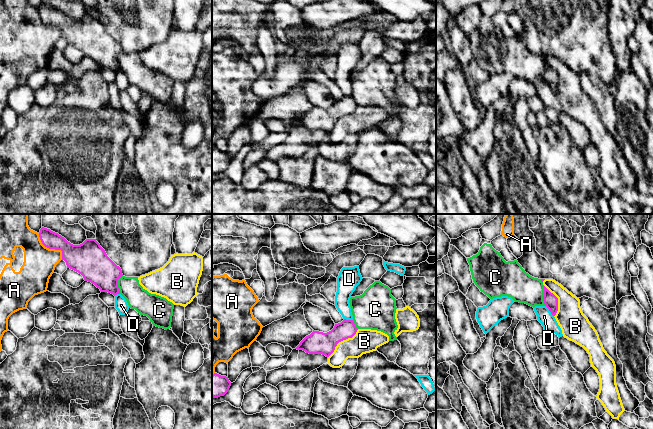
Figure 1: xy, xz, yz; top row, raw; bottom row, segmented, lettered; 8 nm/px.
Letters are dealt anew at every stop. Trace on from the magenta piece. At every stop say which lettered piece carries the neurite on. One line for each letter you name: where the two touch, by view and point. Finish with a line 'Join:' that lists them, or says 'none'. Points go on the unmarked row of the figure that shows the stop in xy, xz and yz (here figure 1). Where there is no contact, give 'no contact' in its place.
Join: none

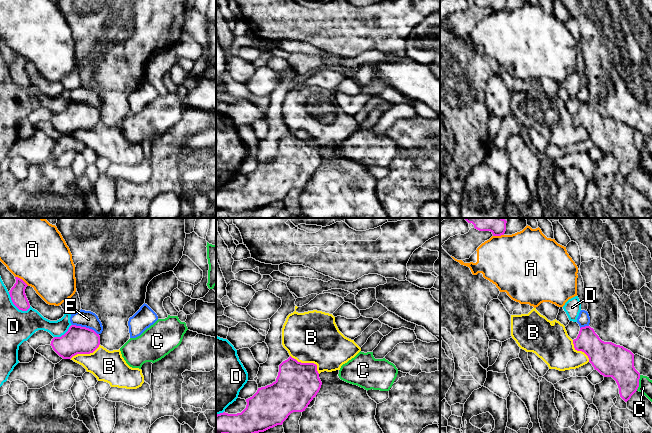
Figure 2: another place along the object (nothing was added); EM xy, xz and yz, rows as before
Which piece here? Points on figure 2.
Join: none

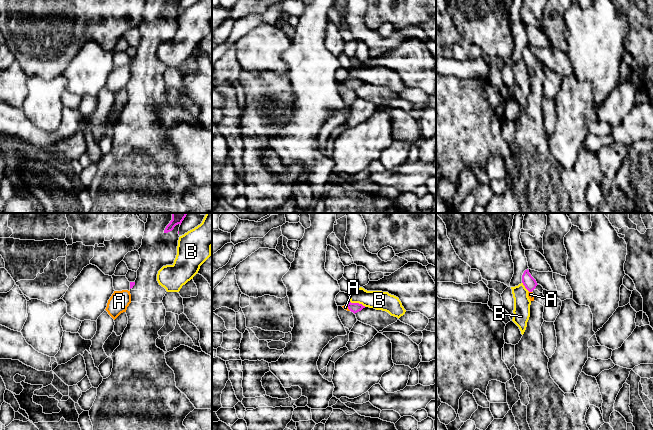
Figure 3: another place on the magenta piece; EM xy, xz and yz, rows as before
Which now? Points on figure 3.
A: meets magenta in xz at (348, 84)
Join: A

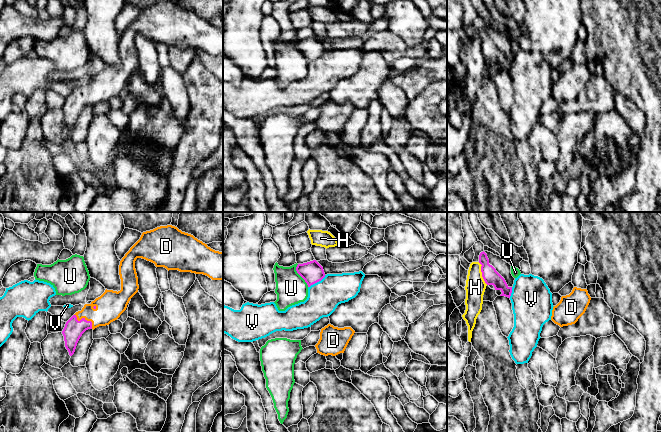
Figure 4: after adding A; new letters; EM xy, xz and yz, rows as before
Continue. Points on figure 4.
D: meets magenta in xy at (84, 94)
Join: D

